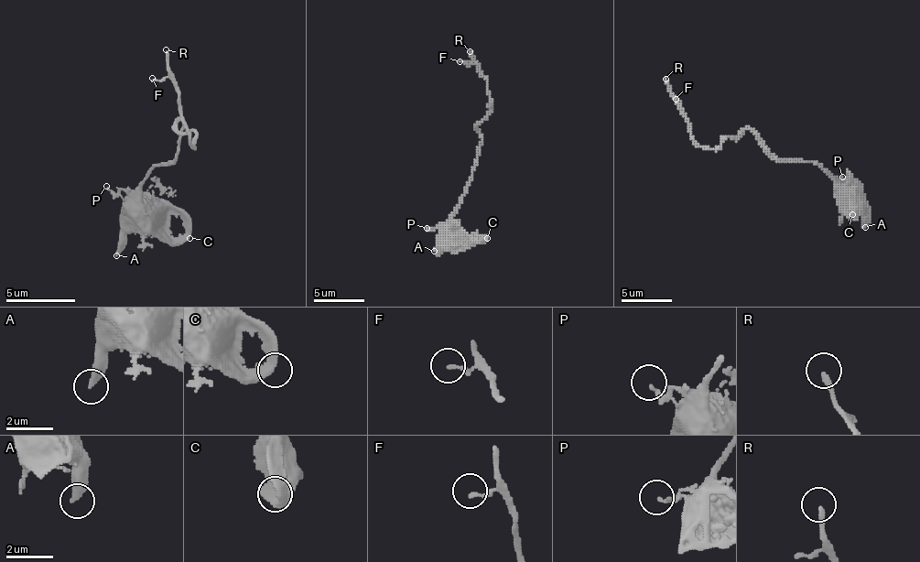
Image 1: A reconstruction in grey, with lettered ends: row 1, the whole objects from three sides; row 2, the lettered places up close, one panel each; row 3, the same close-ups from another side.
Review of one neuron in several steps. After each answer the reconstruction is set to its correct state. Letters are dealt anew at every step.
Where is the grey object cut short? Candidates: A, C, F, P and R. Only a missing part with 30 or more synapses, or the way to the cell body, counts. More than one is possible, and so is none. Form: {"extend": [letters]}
{"extend": ["R"]}

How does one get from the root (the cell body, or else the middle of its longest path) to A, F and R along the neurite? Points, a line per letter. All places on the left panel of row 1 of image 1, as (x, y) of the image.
A: (179, 134), (179, 151), (176, 157), (169, 165), (155, 165), (141, 186), (141, 207), (124, 227), (116, 255)
F: (179, 134), (179, 119), (176, 126), (193, 134), (193, 147), (176, 84), (152, 78)
R: (179, 134), (179, 119), (176, 126), (183, 134), (193, 134), (193, 147), (183, 126), (183, 105), (166, 49)

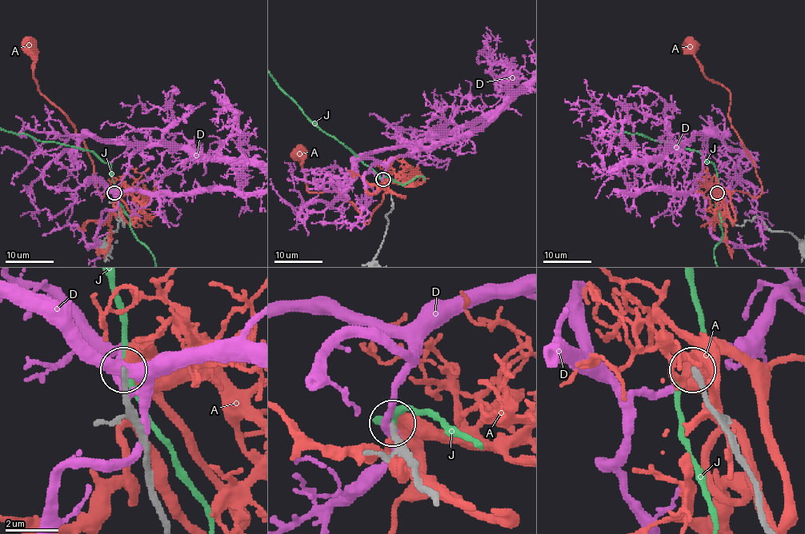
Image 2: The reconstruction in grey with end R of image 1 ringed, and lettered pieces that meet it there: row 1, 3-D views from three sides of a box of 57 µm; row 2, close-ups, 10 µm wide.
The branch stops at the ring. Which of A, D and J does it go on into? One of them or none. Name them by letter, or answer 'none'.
none

